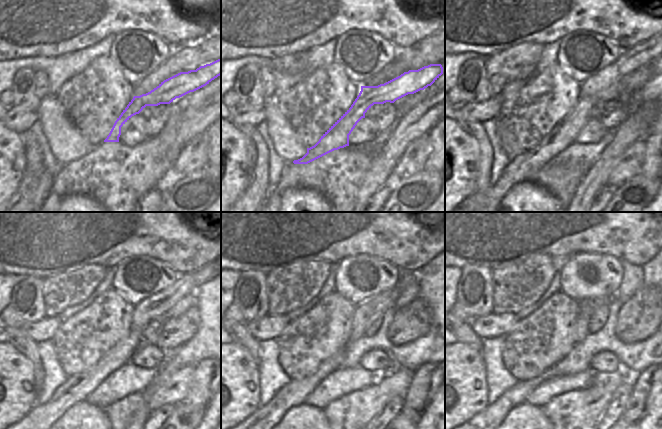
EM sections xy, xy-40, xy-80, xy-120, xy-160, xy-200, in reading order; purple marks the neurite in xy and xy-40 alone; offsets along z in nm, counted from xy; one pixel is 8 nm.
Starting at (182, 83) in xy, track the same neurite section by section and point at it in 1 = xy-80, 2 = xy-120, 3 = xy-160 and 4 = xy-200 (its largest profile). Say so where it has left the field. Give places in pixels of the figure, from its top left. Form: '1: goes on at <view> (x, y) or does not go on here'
1: goes on at xy-80 (521, 168)
2: goes on at xy-120 (76, 389)
3: goes on at xy-160 (293, 394)
4: goes on at xy-200 (494, 414)

